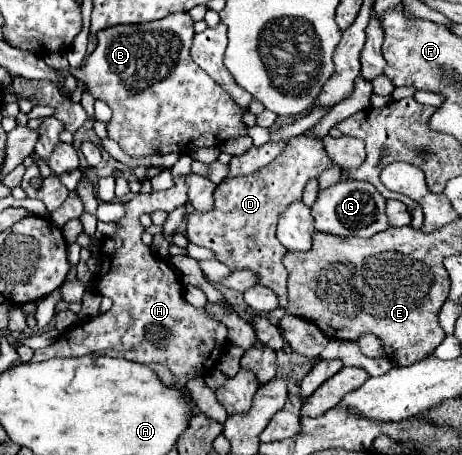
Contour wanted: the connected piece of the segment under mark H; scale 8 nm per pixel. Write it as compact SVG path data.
M181 156L179 158L179 162L175 164L175 166L171 166L169 170L171 170L171 176L173 176L173 182L175 182L175 186L173 188L169 188L169 190L163 190L163 192L153 192L153 194L137 194L137 196L133 196L129 202L127 202L127 214L117 222L119 224L119 232L115 234L115 236L111 236L111 238L107 238L105 242L103 242L103 248L101 248L101 252L105 254L103 256L103 260L100 262L100 270L99 276L97 276L97 282L95 282L95 286L97 286L97 290L99 290L99 294L103 294L103 296L109 296L111 300L113 300L113 308L107 312L107 314L99 315L97 319L88 319L84 321L79 321L77 324L74 324L67 332L63 332L60 336L47 348L43 348L43 350L35 350L35 356L33 356L33 360L31 362L43 362L43 360L47 360L47 358L57 358L57 356L85 356L85 354L107 354L107 356L117 356L117 358L127 358L127 360L133 360L133 362L141 362L141 364L151 364L151 362L157 362L157 364L165 364L165 368L169 370L169 372L155 372L161 380L163 380L163 384L165 386L169 386L169 388L177 388L179 392L183 392L183 396L187 396L189 400L191 400L191 404L193 404L193 410L197 408L195 406L195 400L191 398L191 392L189 392L189 388L187 388L187 382L191 380L191 378L199 378L199 376L203 376L207 370L211 370L215 364L217 364L217 360L221 358L221 352L223 352L223 348L227 348L227 328L219 322L219 320L213 320L213 316L209 316L209 312L205 310L205 308L195 308L195 306L191 306L187 300L185 300L185 296L183 296L183 284L181 284L181 280L179 280L179 276L171 270L171 266L167 266L163 260L157 260L155 258L155 254L151 252L151 248L147 248L147 246L143 246L143 242L141 242L141 234L143 234L143 226L141 226L141 222L139 222L139 216L141 214L151 214L151 212L155 212L155 210L165 210L165 212L173 212L177 206L183 206L185 202L187 202L187 188L185 188L185 176L189 176L189 172L191 172L191 156Z

